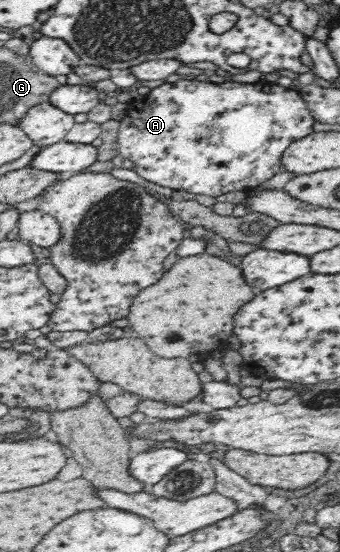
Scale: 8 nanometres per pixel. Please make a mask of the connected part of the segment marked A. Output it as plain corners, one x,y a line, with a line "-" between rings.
228,78
227,81
214,85
208,81
198,81
194,79
170,79
158,87
150,88
144,91
144,97
140,101
134,101
132,107
128,107
125,116
119,121
118,130
118,151
119,154
131,161
131,167
136,173
154,185
160,187
168,187
172,191
188,191
196,195
210,195
210,197
218,197
224,193
232,193
232,191
246,191
247,189
256,188
262,183
266,183
268,179
272,179
274,175
278,175
282,171
281,160
283,151
295,141
314,133
314,123
312,112
304,102
304,99
298,92
298,89
286,89
282,86
270,85
269,83
260,83
256,78
236,80

